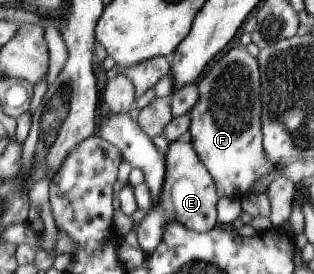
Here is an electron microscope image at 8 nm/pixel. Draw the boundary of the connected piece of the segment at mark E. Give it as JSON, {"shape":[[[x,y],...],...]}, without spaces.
{"shape":[[[176,139],[169,142],[165,152],[165,181],[163,181],[163,191],[157,207],[153,206],[136,225],[137,239],[139,247],[147,254],[151,254],[162,241],[165,227],[173,221],[179,221],[185,229],[203,233],[211,231],[213,227],[219,225],[217,202],[218,195],[215,183],[207,167],[201,163],[197,157],[191,141],[182,142]]]}

